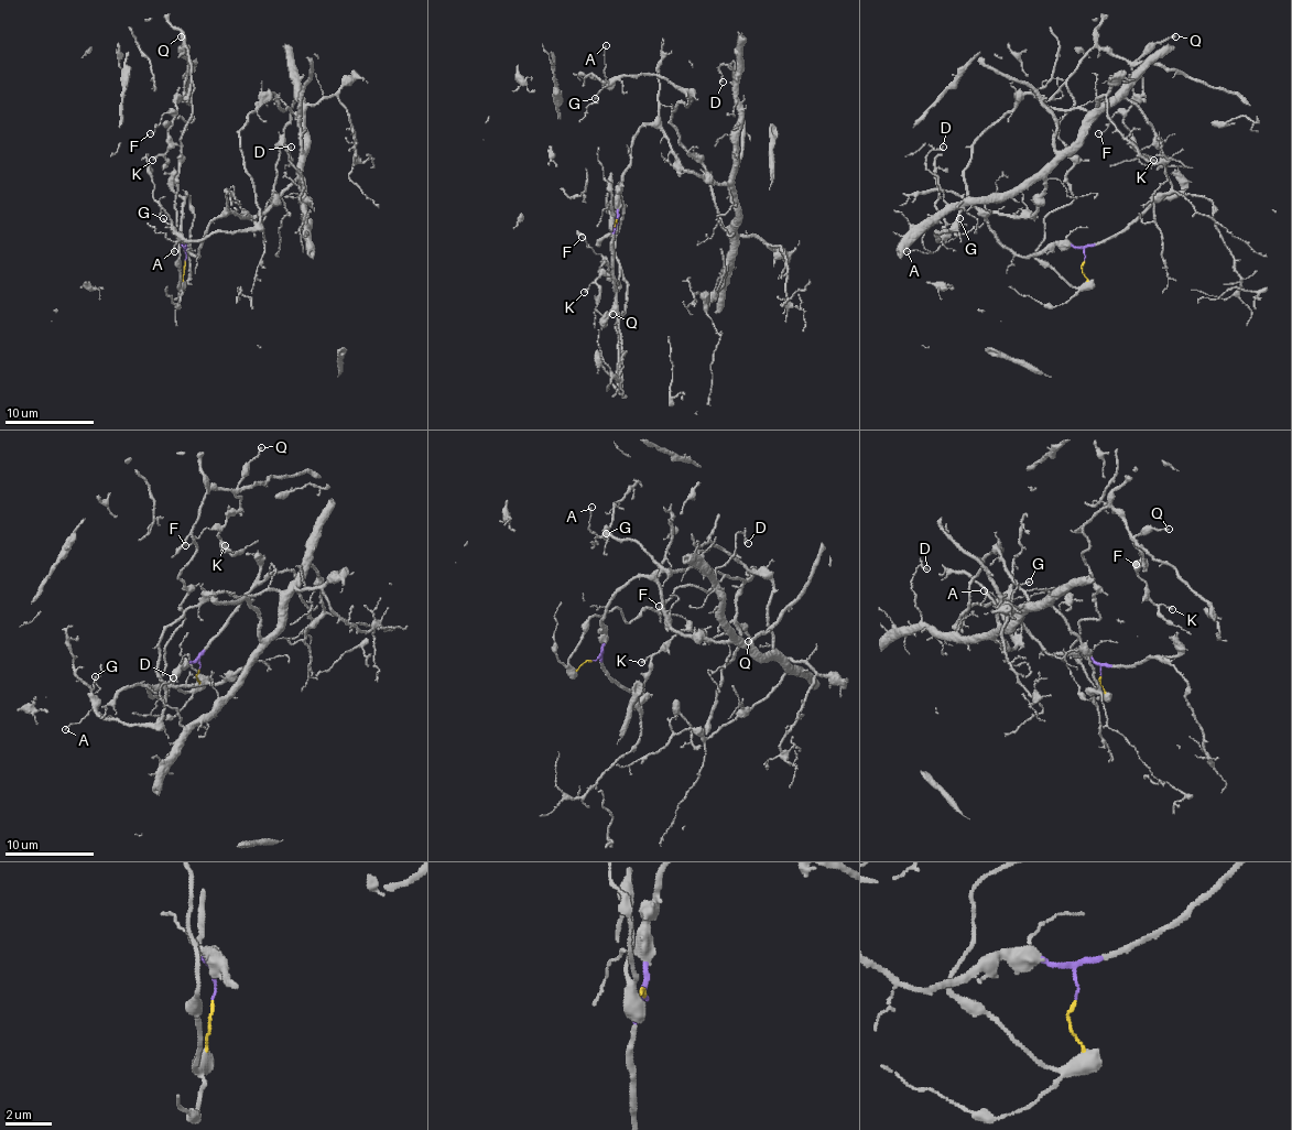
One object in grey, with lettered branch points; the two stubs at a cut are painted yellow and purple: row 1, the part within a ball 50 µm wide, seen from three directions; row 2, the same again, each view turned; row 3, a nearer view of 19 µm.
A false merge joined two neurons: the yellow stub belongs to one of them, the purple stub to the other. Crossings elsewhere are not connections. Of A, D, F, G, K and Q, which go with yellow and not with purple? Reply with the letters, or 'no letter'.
F, K, Q

